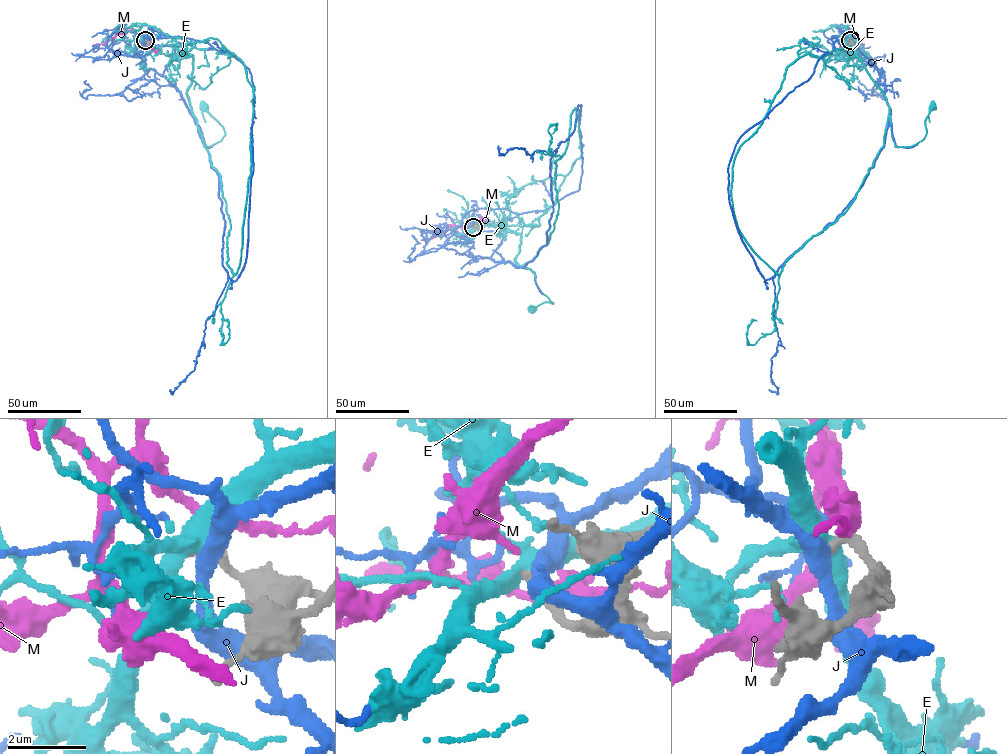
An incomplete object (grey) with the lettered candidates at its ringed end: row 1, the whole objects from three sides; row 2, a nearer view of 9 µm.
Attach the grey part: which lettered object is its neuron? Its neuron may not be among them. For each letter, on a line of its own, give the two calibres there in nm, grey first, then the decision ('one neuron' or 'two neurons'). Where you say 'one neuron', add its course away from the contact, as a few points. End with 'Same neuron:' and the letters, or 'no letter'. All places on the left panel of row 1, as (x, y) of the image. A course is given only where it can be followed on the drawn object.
E: calibres 260 and 440 nm; two neurons
J: calibres 280 and 400 nm; two neurons
M: calibres 320 and 360 nm; two neurons
Same neuron: no letter

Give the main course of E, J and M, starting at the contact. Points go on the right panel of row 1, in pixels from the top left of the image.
E: (850, 40), (856, 54), (886, 99), (895, 146), (909, 147), (924, 138), (925, 120), (933, 106)
J: (850, 40), (884, 79), (890, 124), (855, 197), (772, 279), (780, 339), (771, 359), (778, 391), (769, 389)
M: (850, 39), (849, 30), (863, 45)

